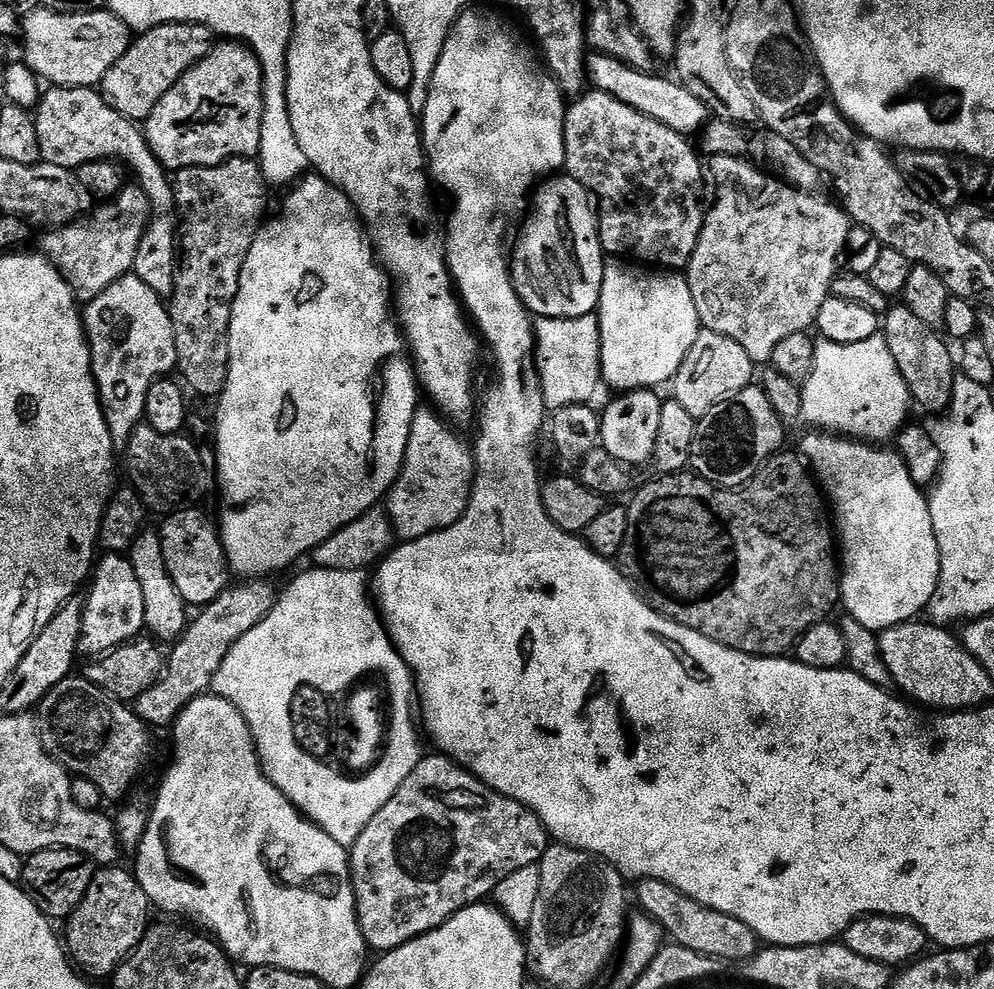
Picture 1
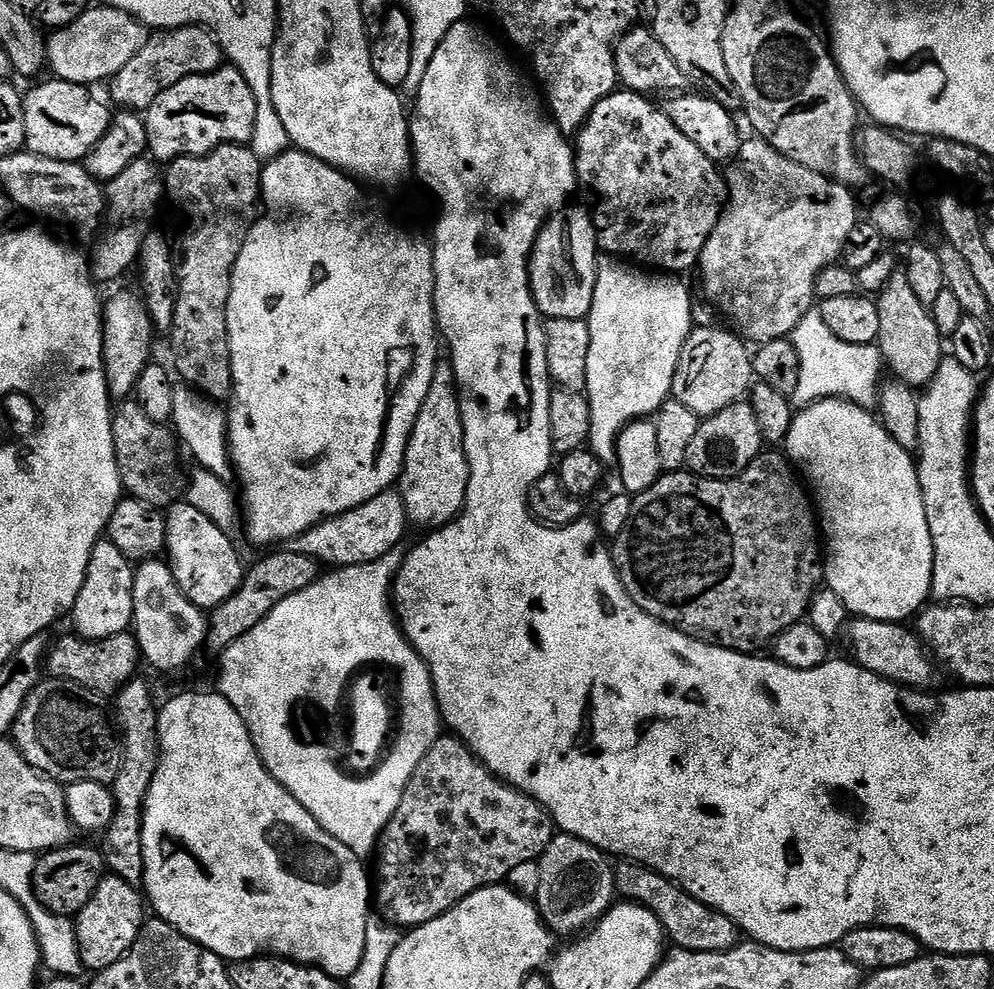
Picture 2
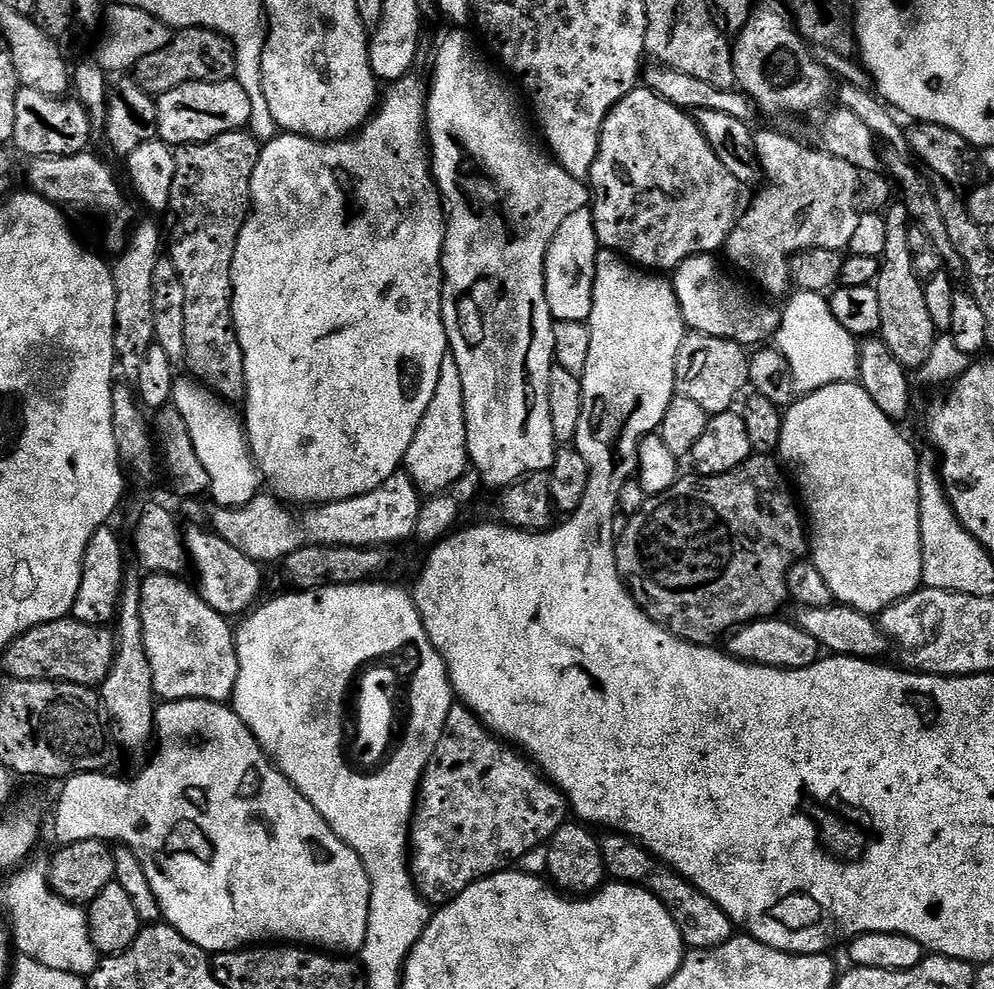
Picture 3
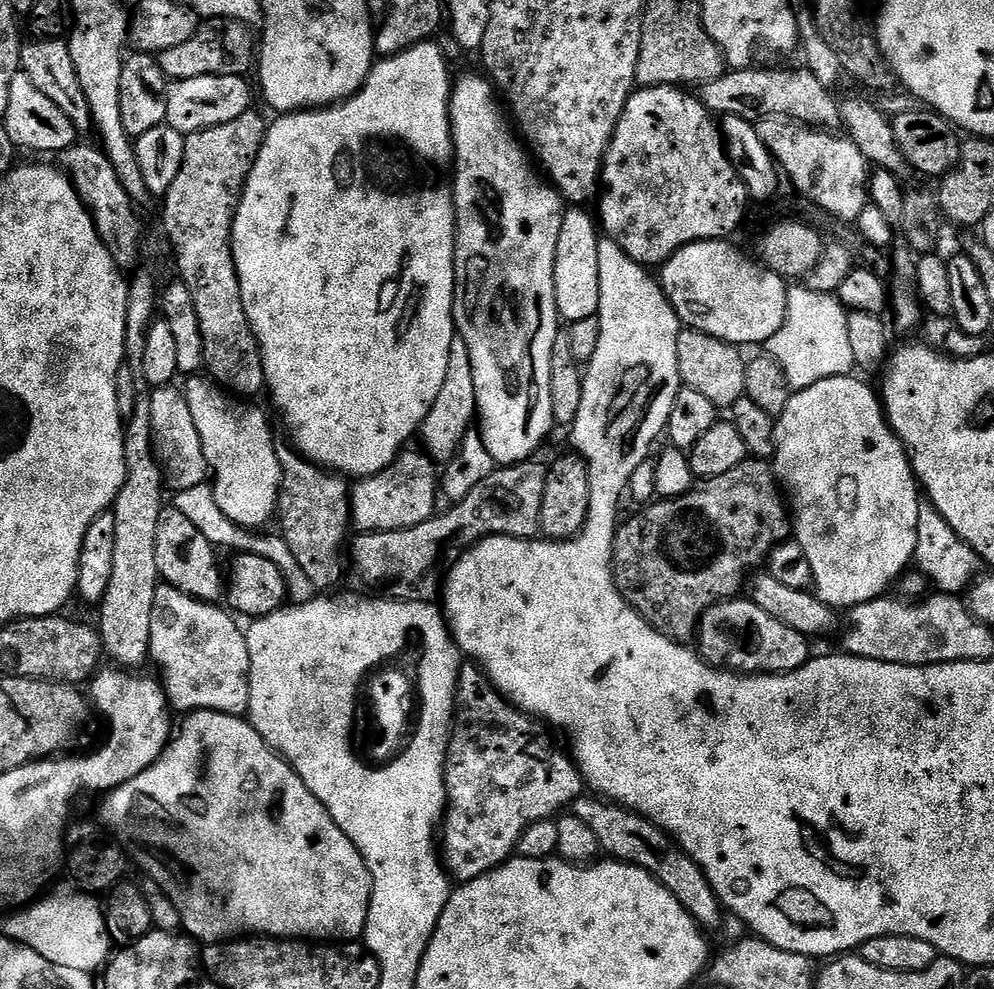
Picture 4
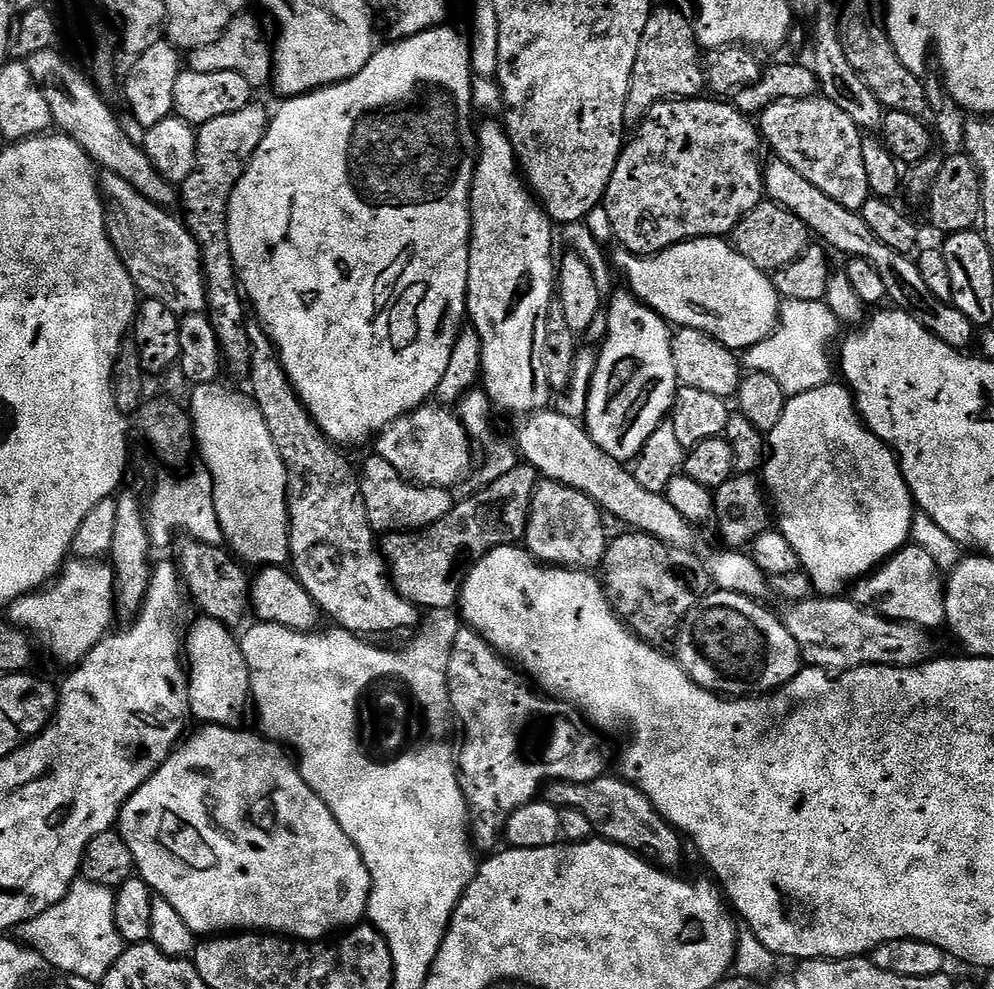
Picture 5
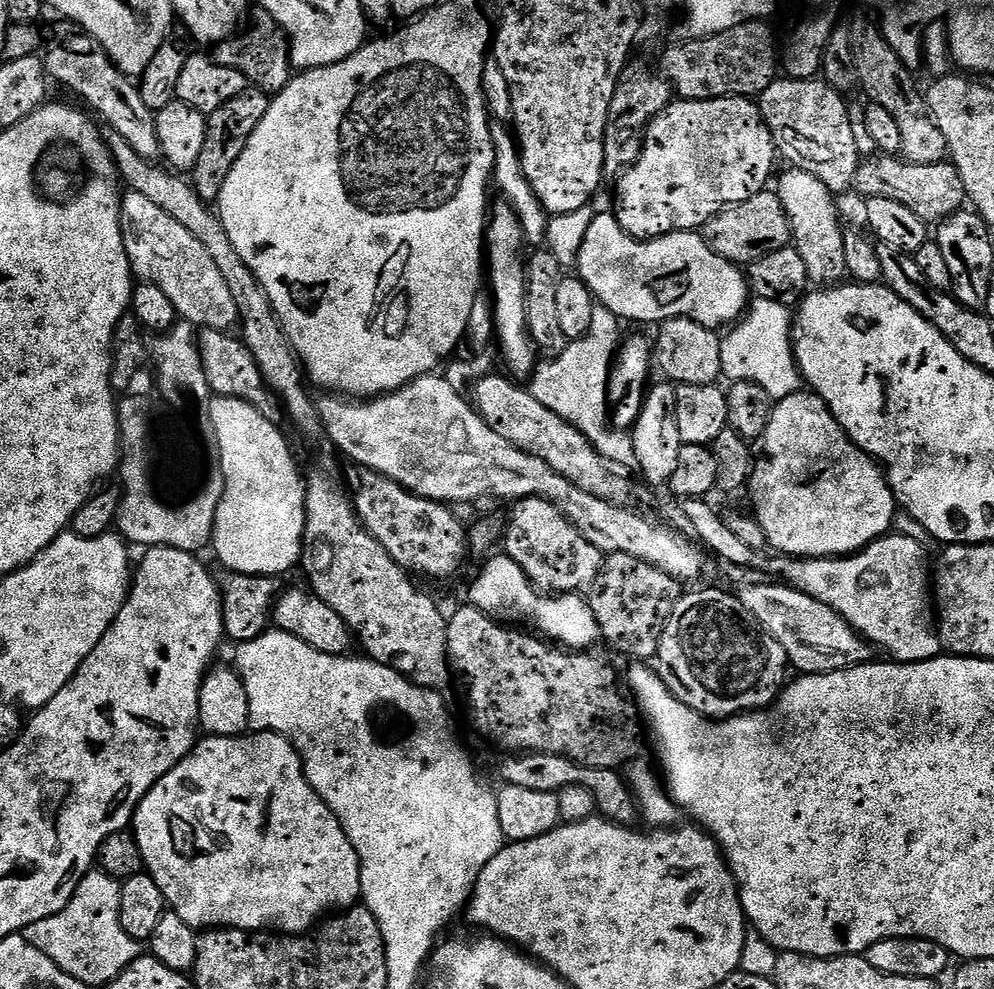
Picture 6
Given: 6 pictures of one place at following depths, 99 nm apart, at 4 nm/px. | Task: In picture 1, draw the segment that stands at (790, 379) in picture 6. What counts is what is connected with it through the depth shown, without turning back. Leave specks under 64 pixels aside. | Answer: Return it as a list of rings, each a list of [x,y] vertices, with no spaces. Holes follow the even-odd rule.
[[[876,335],[874,338],[866,338],[866,342],[854,342],[853,344],[839,344],[821,339],[816,345],[816,361],[812,367],[812,373],[808,375],[807,380],[803,381],[800,388],[800,397],[802,398],[802,420],[803,423],[812,425],[813,429],[823,430],[829,434],[839,434],[845,438],[851,438],[861,442],[888,442],[891,438],[899,437],[902,429],[909,423],[908,411],[914,408],[914,401],[908,392],[908,383],[902,378],[898,370],[898,362],[894,362],[894,354],[890,354],[890,346],[886,346],[883,335]]]

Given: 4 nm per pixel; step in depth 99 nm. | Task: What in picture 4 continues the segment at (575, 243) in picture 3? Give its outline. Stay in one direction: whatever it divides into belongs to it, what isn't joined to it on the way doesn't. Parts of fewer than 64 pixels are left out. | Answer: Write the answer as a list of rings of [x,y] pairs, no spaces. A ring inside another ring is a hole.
[[[584,210],[565,211],[564,225],[558,238],[554,262],[556,314],[561,321],[568,320],[569,325],[593,319],[599,310],[598,246],[602,236],[597,221],[593,217],[592,220]]]

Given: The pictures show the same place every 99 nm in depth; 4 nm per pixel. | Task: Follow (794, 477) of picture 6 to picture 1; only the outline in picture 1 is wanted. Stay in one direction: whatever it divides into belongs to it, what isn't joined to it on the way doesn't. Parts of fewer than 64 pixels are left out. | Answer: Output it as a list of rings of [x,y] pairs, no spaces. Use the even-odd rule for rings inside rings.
[[[823,430],[809,433],[798,452],[810,465],[815,479],[826,493],[834,517],[834,532],[842,553],[840,595],[843,611],[854,617],[863,628],[877,634],[886,628],[915,621],[919,617],[916,615],[923,613],[932,601],[940,577],[940,555],[928,509],[928,496],[920,493],[923,492],[921,485],[910,478],[910,470],[906,470],[906,462],[899,451],[887,452],[884,449],[887,447],[873,446]]]

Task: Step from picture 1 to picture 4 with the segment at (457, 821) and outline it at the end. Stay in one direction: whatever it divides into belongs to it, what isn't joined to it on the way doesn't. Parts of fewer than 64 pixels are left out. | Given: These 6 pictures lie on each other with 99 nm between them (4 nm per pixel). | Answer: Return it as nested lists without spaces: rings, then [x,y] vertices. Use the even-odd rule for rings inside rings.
[[[472,666],[461,667],[460,680],[456,683],[456,711],[452,721],[452,730],[448,737],[448,758],[444,761],[444,789],[448,799],[442,821],[442,831],[438,836],[438,851],[442,857],[442,863],[449,877],[456,882],[467,882],[479,876],[485,876],[488,872],[493,872],[494,869],[499,868],[500,865],[508,863],[509,860],[513,859],[524,831],[538,822],[559,817],[574,801],[581,799],[583,792],[580,791],[585,791],[586,788],[579,772],[574,767],[573,761],[565,753],[564,757],[546,737],[539,736],[535,728],[537,725],[529,717],[505,703],[475,667],[472,667],[473,669],[468,667]]]

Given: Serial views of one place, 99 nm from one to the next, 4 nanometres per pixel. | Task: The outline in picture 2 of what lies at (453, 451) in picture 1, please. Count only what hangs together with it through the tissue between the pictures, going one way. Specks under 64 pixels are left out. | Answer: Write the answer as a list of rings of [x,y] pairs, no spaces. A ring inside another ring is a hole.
[[[440,362],[436,366],[434,382],[430,382],[430,394],[426,394],[426,402],[422,402],[422,410],[414,422],[398,481],[409,525],[435,530],[449,524],[464,510],[469,483],[470,470],[464,453],[464,423],[460,413],[460,394],[456,391],[456,375],[451,363]]]

